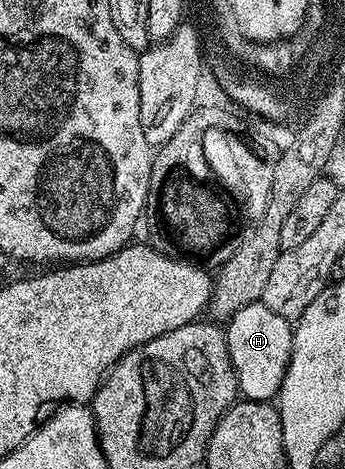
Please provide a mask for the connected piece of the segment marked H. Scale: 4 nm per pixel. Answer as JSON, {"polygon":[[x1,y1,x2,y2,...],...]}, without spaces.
{"polygon":[[258,301,238,310,226,323,225,329,239,394,249,402,271,402,279,393,291,359,292,323]]}

